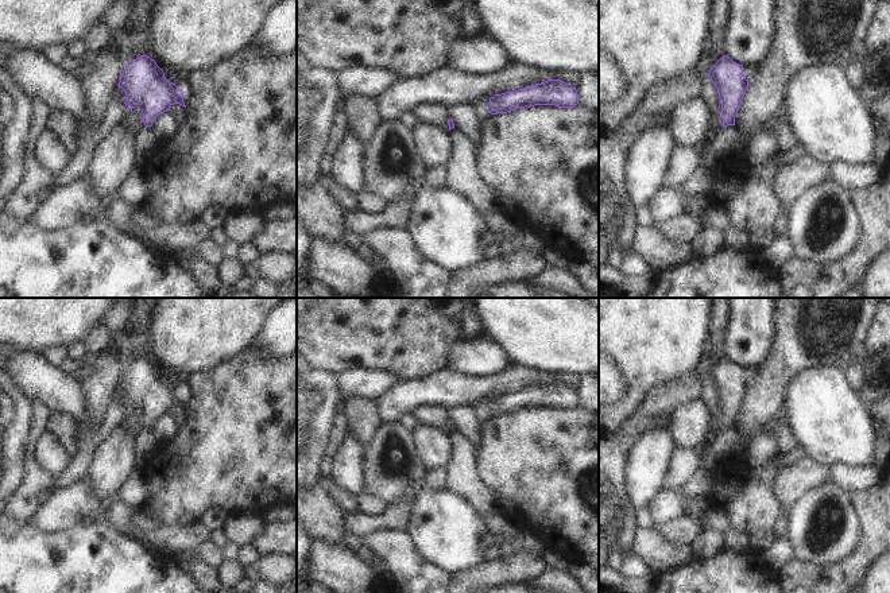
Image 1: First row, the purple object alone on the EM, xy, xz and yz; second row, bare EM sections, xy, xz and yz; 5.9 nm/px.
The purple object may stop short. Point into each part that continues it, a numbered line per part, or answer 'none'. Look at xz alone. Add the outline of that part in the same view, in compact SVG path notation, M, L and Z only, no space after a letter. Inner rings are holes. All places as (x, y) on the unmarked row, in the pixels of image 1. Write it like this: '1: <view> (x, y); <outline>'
none

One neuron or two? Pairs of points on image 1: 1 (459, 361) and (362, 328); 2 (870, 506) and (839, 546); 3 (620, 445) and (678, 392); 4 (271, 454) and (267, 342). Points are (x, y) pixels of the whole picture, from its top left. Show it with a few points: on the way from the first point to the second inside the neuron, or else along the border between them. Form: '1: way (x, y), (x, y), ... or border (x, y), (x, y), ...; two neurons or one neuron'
1: border (461, 338), (451, 348), (445, 365); two neurons
2: border (850, 493), (859, 520), (859, 541), (852, 551); two neurons
3: way (634, 429), (662, 399); one neuron
4: border (252, 345), (266, 359), (282, 359); two neurons

